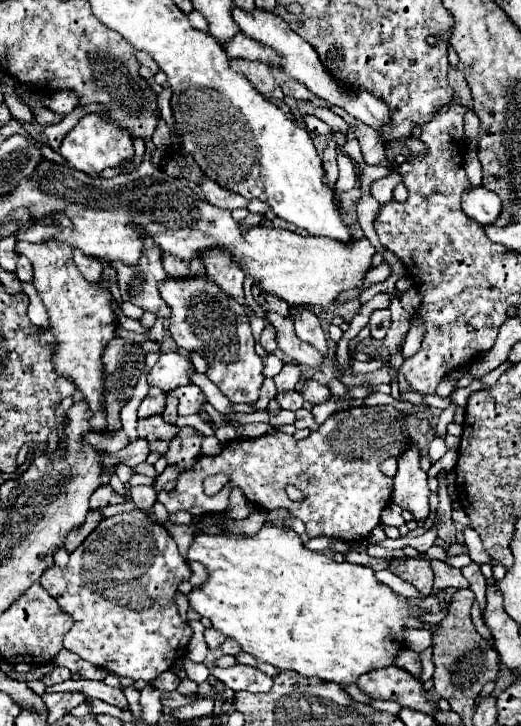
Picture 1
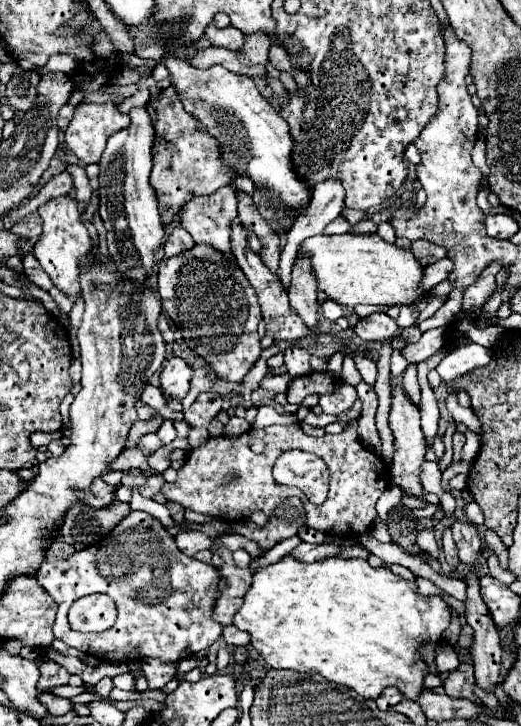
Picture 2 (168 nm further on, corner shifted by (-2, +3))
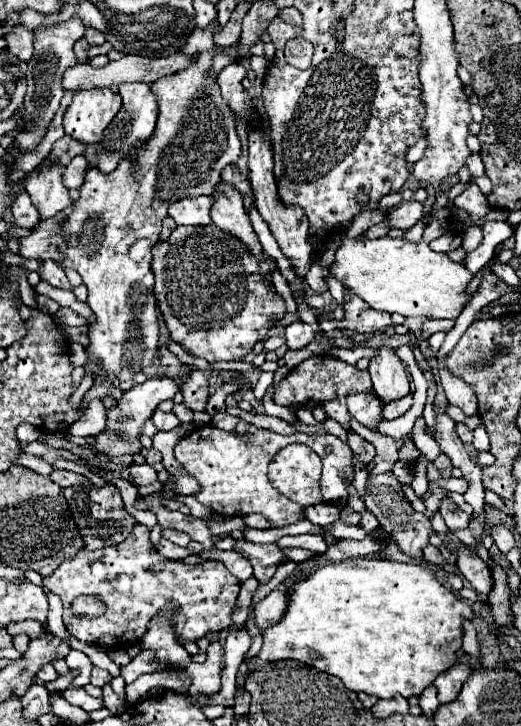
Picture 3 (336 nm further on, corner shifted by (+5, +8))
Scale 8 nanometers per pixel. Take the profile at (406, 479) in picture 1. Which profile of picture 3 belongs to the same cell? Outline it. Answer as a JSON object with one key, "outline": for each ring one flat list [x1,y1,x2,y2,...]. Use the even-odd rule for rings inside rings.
{"outline":[[393,348,377,350,377,356,369,364,369,374,371,374,373,390,377,392,383,406,397,402,399,398,409,394,407,368,395,356]]}

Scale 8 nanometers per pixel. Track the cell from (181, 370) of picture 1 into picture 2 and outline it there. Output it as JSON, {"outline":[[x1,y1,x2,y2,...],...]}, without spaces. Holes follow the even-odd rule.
{"outline":[[170,357,160,373,160,391,166,399,182,401,190,389,192,369,180,357]]}

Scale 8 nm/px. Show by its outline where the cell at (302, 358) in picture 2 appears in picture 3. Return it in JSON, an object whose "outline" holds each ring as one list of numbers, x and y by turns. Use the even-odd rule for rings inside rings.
{"outline":[[297,320,293,324,287,326,287,332,285,332,285,344,289,350,301,350,305,348,309,342,313,340,313,330,309,324]]}

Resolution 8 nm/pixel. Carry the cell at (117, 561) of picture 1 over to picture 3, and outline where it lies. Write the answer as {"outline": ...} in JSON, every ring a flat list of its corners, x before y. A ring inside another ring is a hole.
{"outline":[[137,522,129,538,119,546,107,546,95,552,81,550,77,556,65,560,53,574,43,578,43,586,61,598,65,608,63,622,69,634,103,650,129,648,141,642,143,634,147,634,147,624,167,602,177,604,173,620,179,642,195,642,209,632,231,626,231,612,239,594,237,578,229,576,229,570,221,562,205,560,201,564,185,564,163,558,149,540,149,528,141,522],[81,594,99,596,107,604,105,616,99,620,75,618,69,612,69,604]]}

